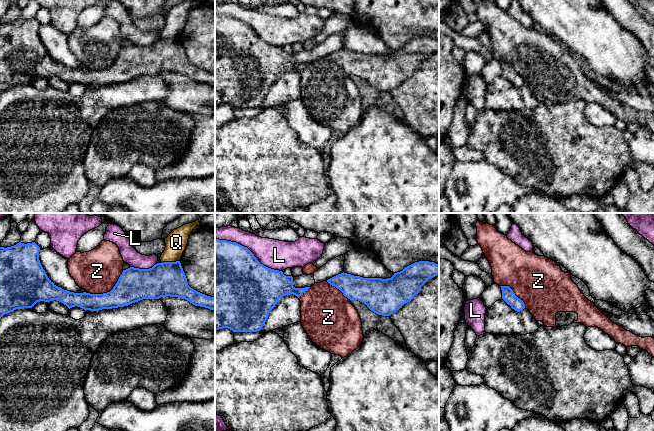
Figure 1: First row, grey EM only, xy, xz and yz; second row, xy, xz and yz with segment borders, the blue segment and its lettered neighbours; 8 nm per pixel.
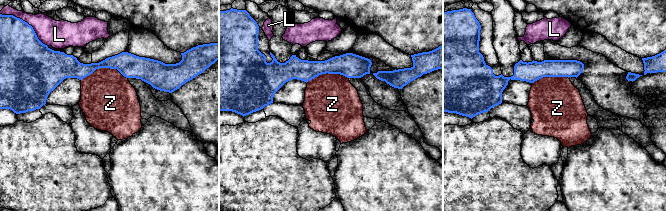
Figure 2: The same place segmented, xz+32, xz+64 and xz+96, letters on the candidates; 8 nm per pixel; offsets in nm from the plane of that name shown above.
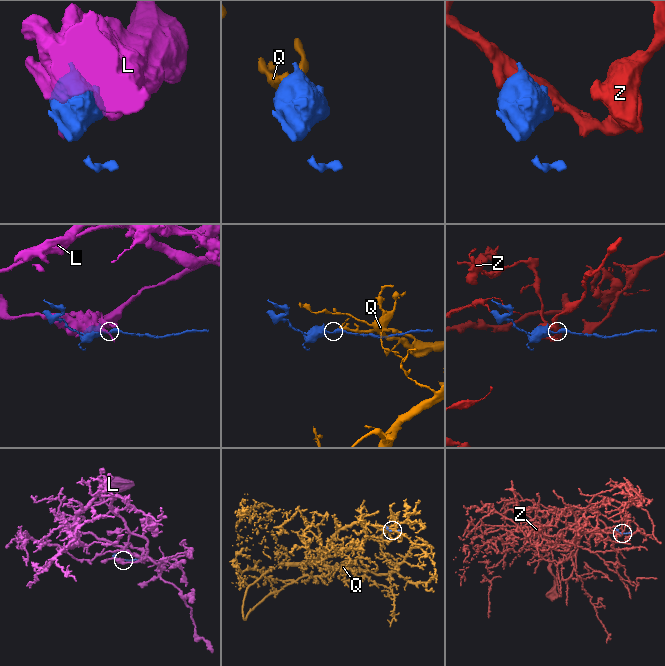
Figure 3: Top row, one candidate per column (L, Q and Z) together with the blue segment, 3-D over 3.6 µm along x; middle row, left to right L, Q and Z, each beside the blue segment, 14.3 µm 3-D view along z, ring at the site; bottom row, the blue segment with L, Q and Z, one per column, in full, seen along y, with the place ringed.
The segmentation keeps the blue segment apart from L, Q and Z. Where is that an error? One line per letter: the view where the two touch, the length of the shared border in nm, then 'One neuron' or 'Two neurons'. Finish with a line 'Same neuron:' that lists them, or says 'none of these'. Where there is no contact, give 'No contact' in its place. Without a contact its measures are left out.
L: Touches blue in xz. Shared border 600 nm. Two neurons
Q: Touches blue in xy. Shared border 150 nm. Two neurons
Z: Touches blue in xy. Shared border 340 nm. One neuron
Same neuron: Z

